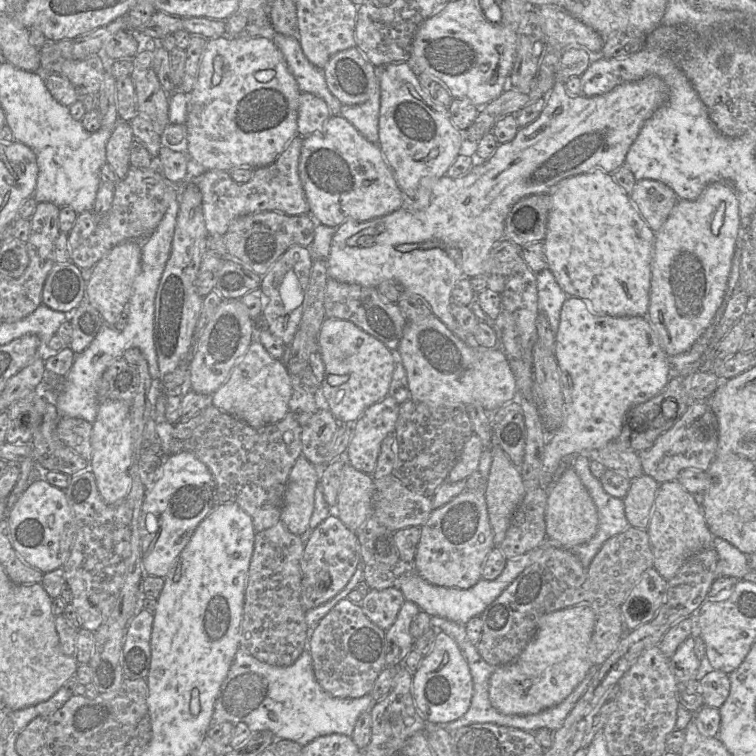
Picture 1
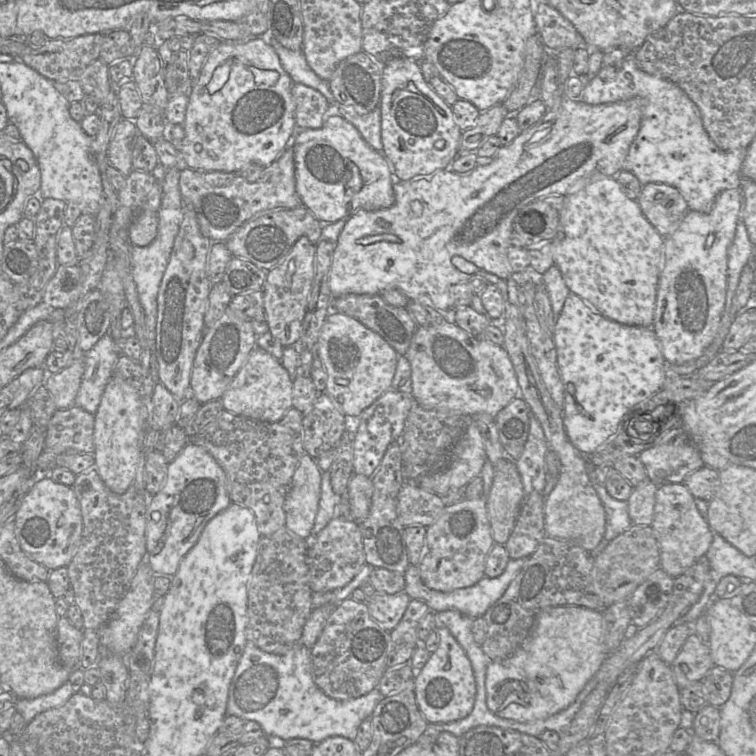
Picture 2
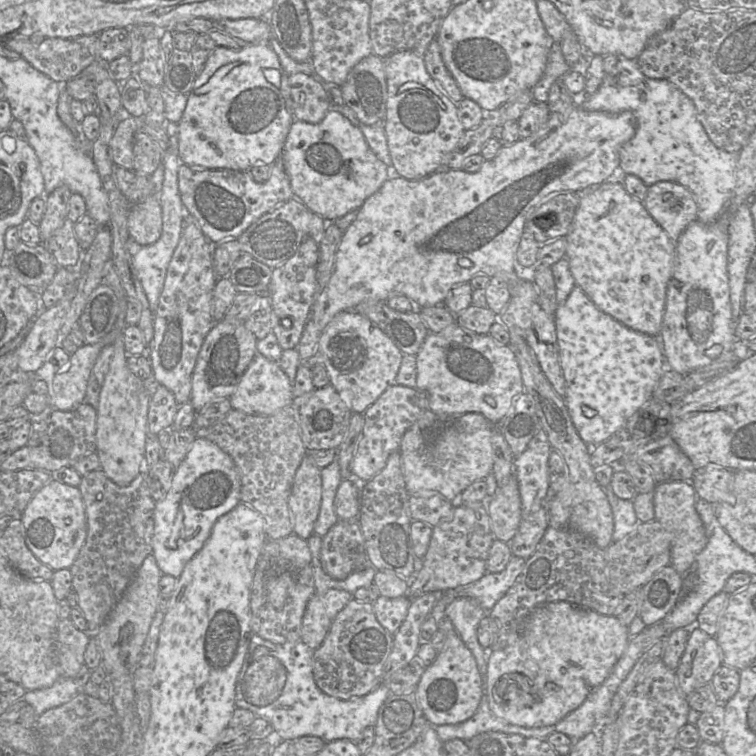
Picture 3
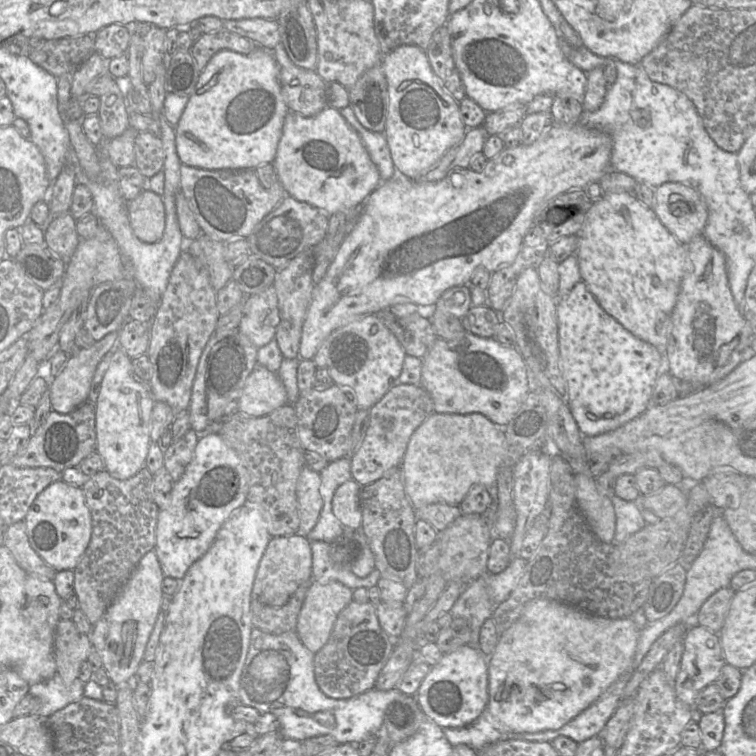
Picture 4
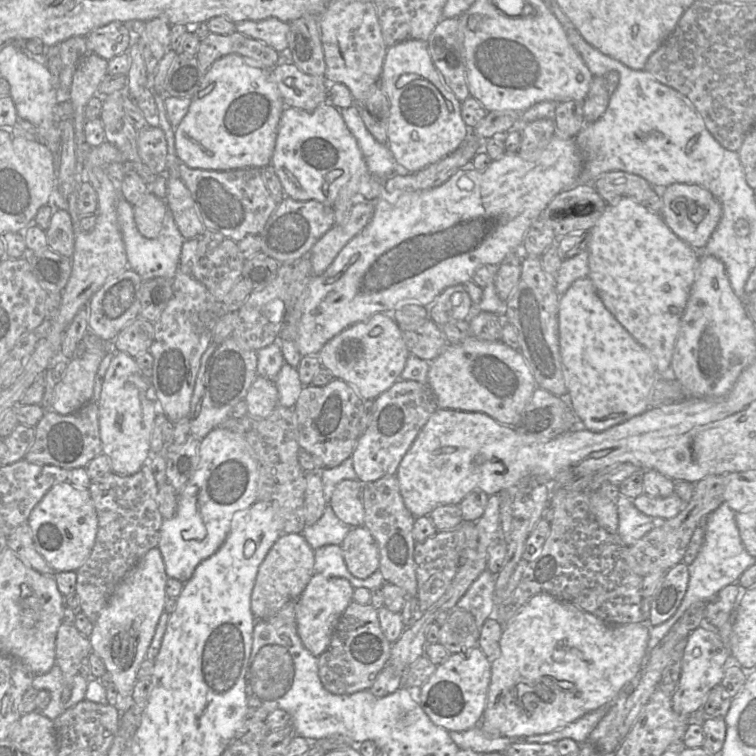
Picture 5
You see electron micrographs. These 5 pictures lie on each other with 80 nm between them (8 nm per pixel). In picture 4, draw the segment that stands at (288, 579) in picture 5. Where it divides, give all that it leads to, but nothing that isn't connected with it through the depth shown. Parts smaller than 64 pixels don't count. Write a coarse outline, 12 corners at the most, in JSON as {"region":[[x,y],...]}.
{"region":[[272,537],[251,598],[281,607],[312,580],[311,541]]}

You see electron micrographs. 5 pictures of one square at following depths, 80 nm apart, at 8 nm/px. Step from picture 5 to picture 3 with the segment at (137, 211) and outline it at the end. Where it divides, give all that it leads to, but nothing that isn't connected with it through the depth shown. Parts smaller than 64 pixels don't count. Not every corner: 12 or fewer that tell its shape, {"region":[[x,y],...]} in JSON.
{"region":[[158,195],[130,206],[128,232],[135,242],[160,239]]}

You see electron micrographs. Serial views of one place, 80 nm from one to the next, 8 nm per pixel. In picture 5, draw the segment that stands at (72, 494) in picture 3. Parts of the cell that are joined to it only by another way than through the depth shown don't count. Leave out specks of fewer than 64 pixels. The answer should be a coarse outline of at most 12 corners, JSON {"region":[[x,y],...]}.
{"region":[[54,485],[31,511],[36,550],[77,571],[95,544],[88,489]]}

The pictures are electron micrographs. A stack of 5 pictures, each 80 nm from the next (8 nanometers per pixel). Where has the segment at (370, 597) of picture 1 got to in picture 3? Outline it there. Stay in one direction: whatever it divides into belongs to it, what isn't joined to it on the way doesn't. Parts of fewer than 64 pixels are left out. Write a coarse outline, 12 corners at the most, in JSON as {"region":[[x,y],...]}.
{"region":[[380,595],[372,606],[377,621],[393,635],[411,599]]}

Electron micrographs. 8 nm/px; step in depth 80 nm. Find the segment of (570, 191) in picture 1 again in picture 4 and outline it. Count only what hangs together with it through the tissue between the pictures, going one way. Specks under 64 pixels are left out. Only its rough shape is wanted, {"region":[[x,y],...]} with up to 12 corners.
{"region":[[633,193],[594,200],[582,281],[666,354],[686,246]]}

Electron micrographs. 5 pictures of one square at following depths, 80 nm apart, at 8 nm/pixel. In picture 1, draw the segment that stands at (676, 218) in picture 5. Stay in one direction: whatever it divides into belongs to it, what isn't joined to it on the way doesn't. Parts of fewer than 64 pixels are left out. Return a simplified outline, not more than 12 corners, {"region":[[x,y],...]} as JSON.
{"region":[[636,181],[629,198],[654,233],[679,200],[668,185]]}

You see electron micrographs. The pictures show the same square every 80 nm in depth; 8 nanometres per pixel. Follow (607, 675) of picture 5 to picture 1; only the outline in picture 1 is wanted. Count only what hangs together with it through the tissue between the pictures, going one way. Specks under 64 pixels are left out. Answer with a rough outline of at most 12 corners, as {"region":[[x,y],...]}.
{"region":[[589,604],[544,615],[517,659],[494,669],[491,705],[531,715],[593,667]]}

